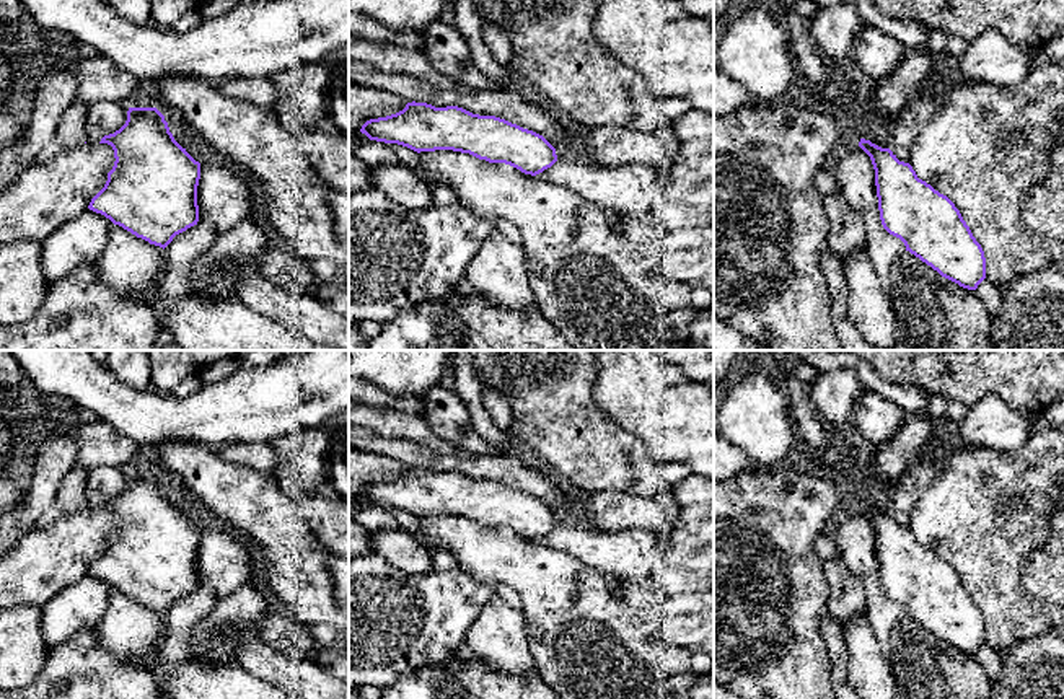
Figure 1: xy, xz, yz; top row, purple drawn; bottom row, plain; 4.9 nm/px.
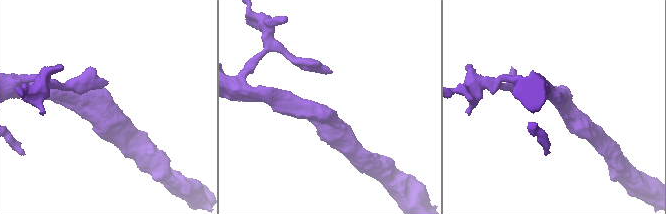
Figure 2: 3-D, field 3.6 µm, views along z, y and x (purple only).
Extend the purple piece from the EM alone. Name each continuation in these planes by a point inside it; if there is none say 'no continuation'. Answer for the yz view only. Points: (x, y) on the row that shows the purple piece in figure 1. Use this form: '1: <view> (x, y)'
no continuation

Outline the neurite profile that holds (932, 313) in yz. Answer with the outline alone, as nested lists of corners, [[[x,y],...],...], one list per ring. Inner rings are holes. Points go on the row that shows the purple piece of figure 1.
[[[909,251],[891,266],[890,279],[896,332],[909,350],[994,350],[992,314],[974,290],[942,277]]]

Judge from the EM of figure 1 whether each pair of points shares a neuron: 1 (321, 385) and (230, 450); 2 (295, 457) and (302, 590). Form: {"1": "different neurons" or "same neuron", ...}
{"1": "different neurons", "2": "different neurons"}

